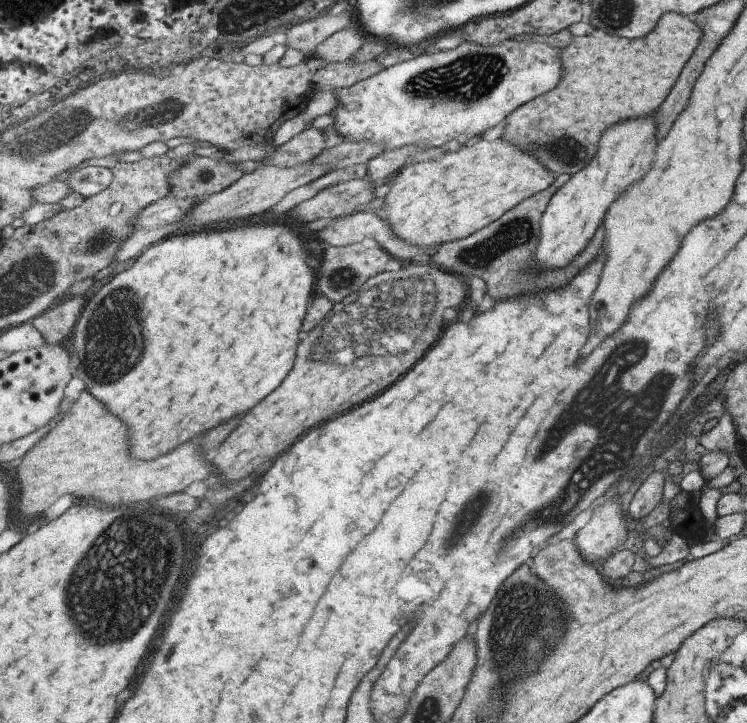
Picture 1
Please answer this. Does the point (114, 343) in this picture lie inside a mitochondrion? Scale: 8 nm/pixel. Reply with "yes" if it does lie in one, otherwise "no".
yes

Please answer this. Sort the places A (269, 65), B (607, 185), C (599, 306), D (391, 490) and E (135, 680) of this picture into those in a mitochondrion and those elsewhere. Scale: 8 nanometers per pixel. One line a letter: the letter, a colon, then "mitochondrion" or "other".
A: other
B: other
C: other
D: other
E: other

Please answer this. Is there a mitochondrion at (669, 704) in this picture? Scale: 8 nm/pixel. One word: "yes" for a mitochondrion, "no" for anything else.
no

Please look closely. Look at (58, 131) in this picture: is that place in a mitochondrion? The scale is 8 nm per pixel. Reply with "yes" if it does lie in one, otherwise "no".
yes

